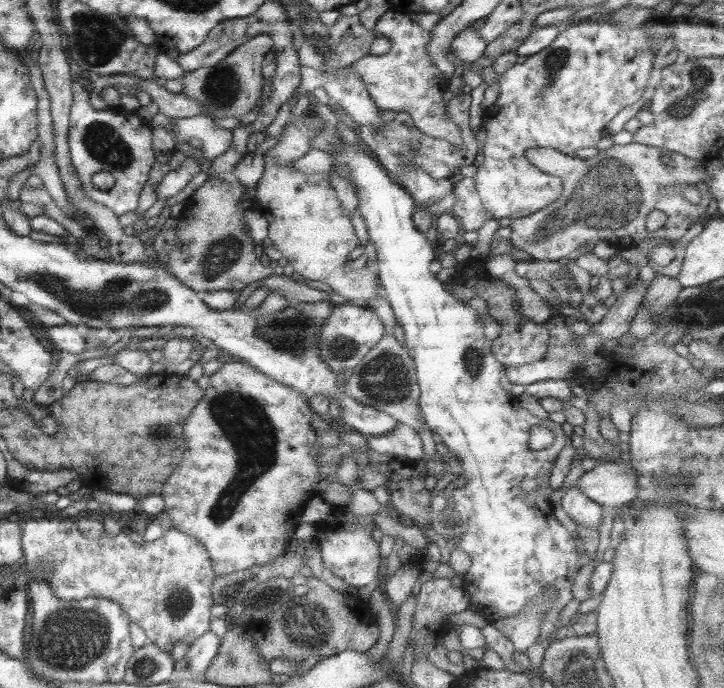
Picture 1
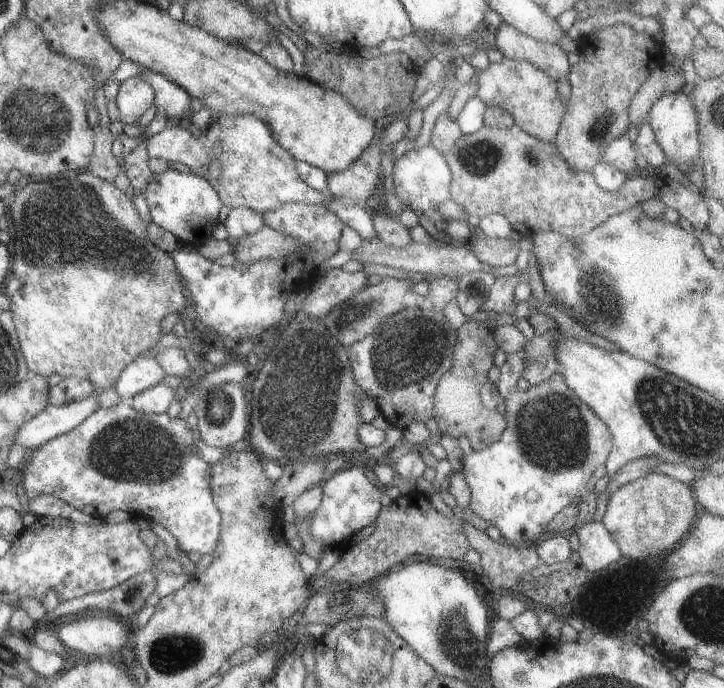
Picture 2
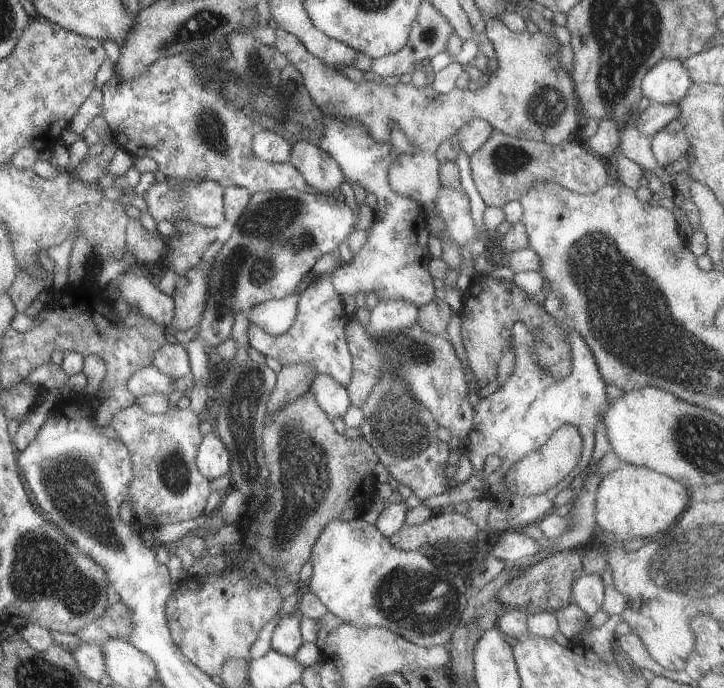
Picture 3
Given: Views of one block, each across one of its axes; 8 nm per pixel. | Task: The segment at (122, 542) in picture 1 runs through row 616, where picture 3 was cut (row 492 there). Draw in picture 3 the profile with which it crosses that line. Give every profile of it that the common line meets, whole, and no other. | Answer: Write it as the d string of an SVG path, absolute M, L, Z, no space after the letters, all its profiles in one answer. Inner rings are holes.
M134 403L115 412L111 422L107 422L106 427L110 426L116 435L114 440L121 442L129 452L131 481L124 500L130 503L138 529L152 531L157 526L193 520L202 515L211 493L209 480L199 474L195 465L202 416L177 407L169 407L163 413L146 414Z

